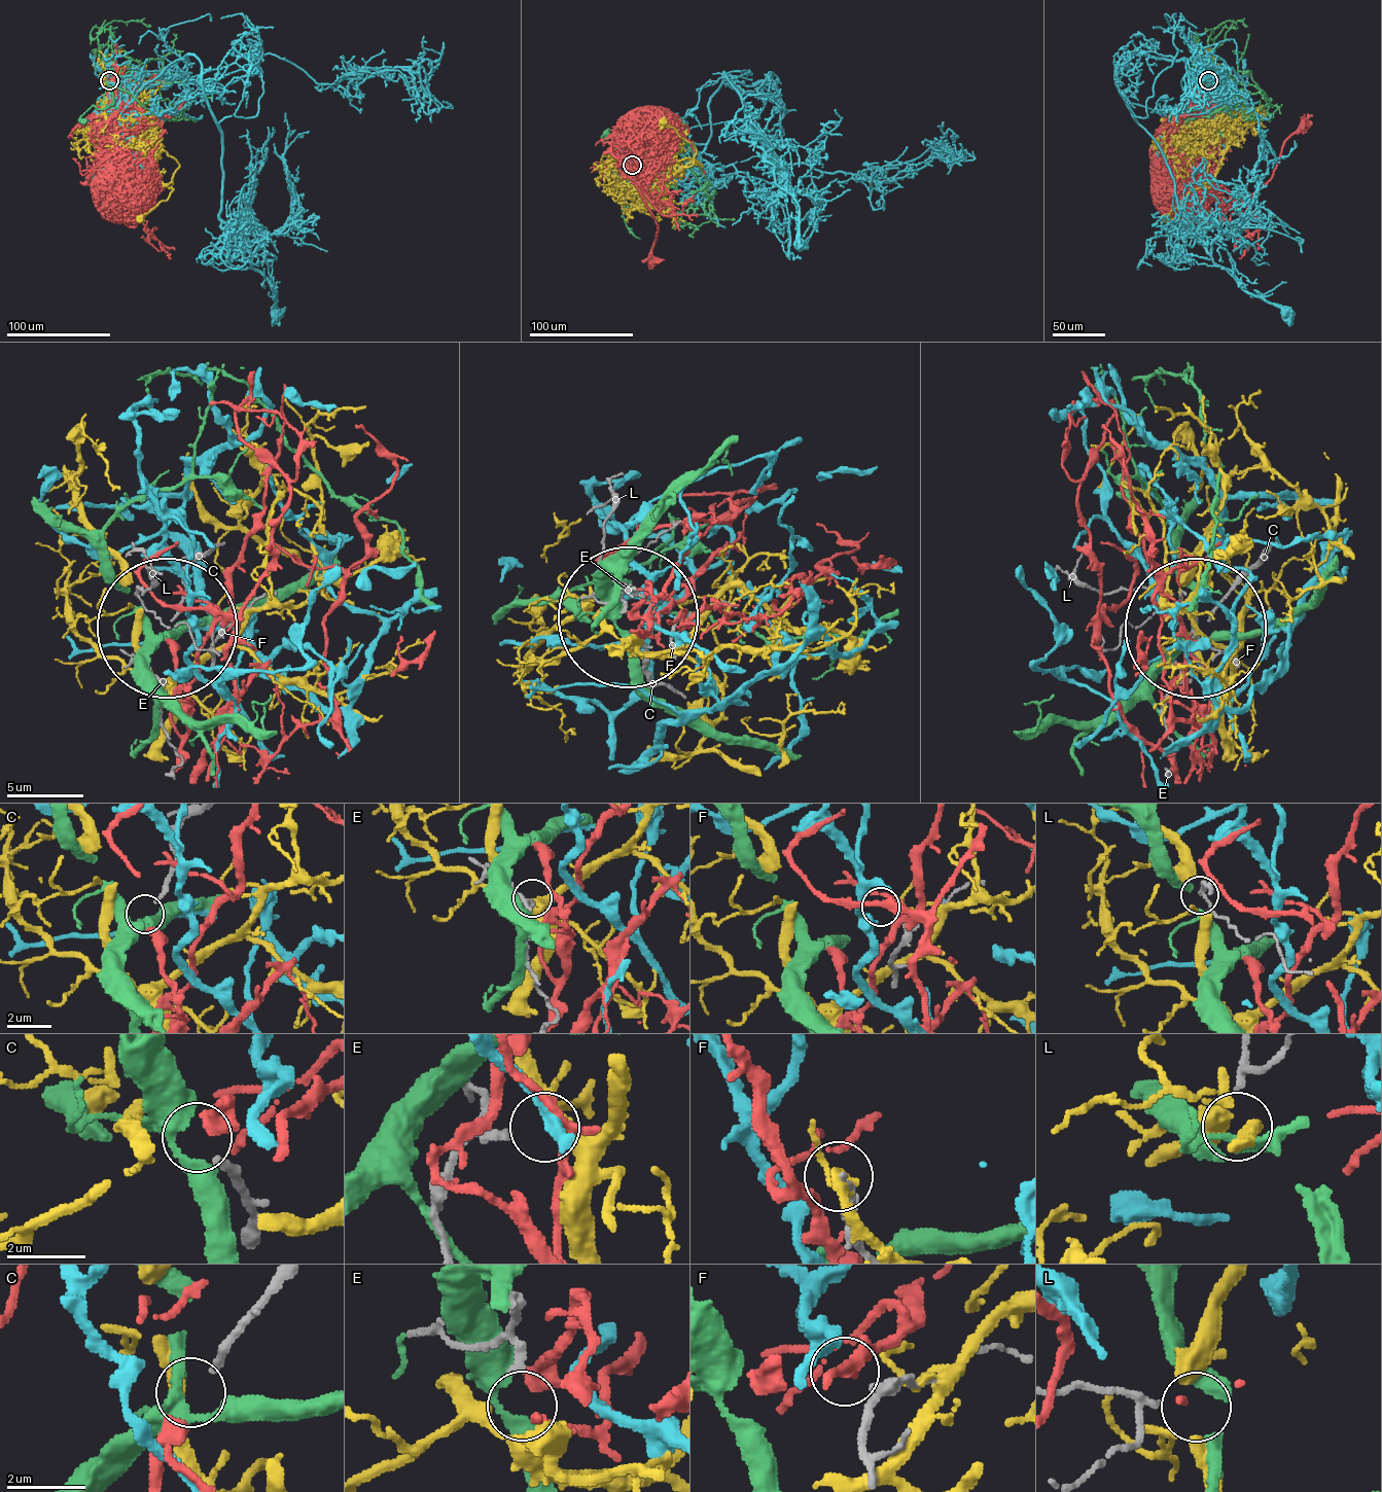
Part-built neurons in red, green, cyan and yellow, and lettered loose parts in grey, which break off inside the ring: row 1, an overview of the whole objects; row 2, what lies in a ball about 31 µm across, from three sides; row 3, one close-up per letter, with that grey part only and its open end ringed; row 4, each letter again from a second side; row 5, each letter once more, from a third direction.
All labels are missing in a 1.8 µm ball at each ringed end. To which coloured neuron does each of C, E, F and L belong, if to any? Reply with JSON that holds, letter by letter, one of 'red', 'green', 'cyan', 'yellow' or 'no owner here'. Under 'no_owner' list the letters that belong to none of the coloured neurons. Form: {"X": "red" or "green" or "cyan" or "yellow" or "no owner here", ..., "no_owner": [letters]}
{"C": "red", "E": "yellow", "F": "no owner here", "L": "green", "no_owner": ["F"]}

